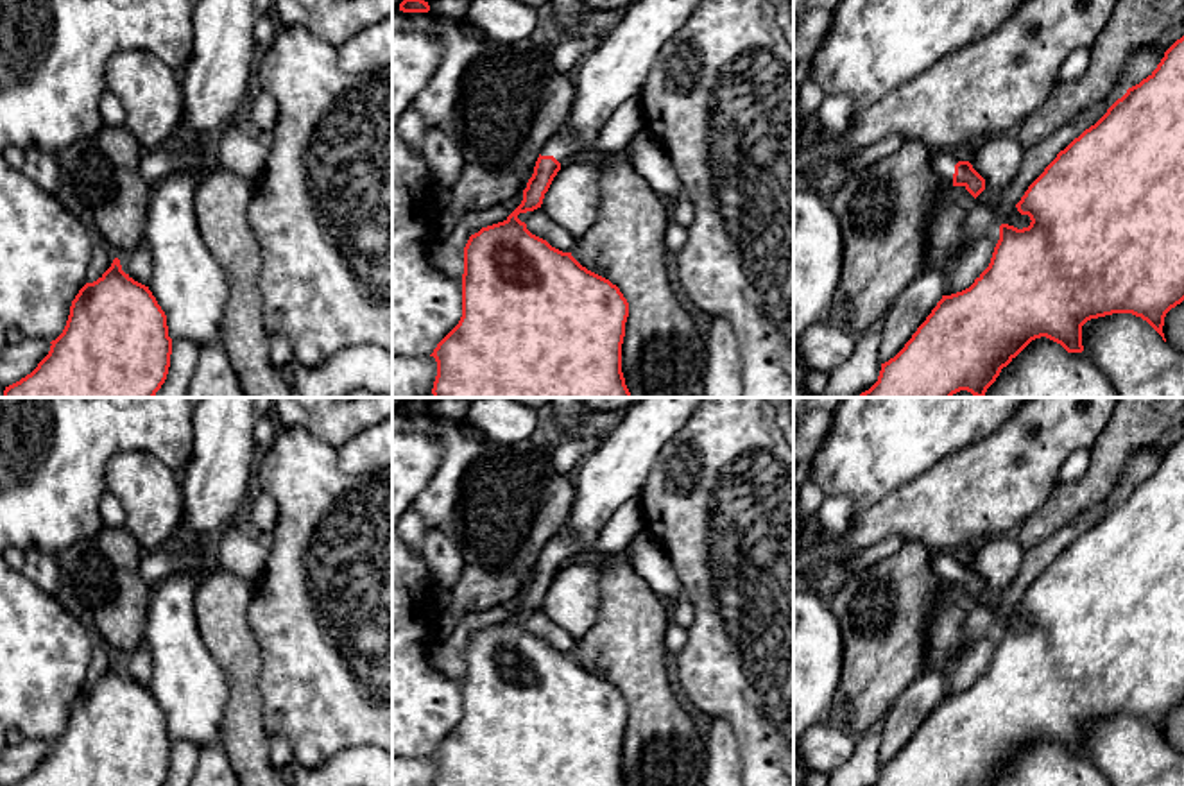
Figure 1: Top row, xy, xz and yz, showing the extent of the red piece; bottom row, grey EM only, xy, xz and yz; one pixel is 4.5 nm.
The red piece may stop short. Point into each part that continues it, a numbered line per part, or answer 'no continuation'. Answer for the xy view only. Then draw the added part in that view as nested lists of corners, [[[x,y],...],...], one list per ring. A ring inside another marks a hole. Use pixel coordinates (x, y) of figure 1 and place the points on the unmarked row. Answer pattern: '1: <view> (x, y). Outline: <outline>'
no continuation

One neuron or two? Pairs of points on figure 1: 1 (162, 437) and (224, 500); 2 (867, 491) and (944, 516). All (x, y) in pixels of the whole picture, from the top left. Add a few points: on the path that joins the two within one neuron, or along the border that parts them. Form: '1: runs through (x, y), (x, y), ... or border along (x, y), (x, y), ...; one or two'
1: border along (194, 421), (194, 452), (180, 475); two
2: border along (919, 475), (862, 509), (851, 520); two

